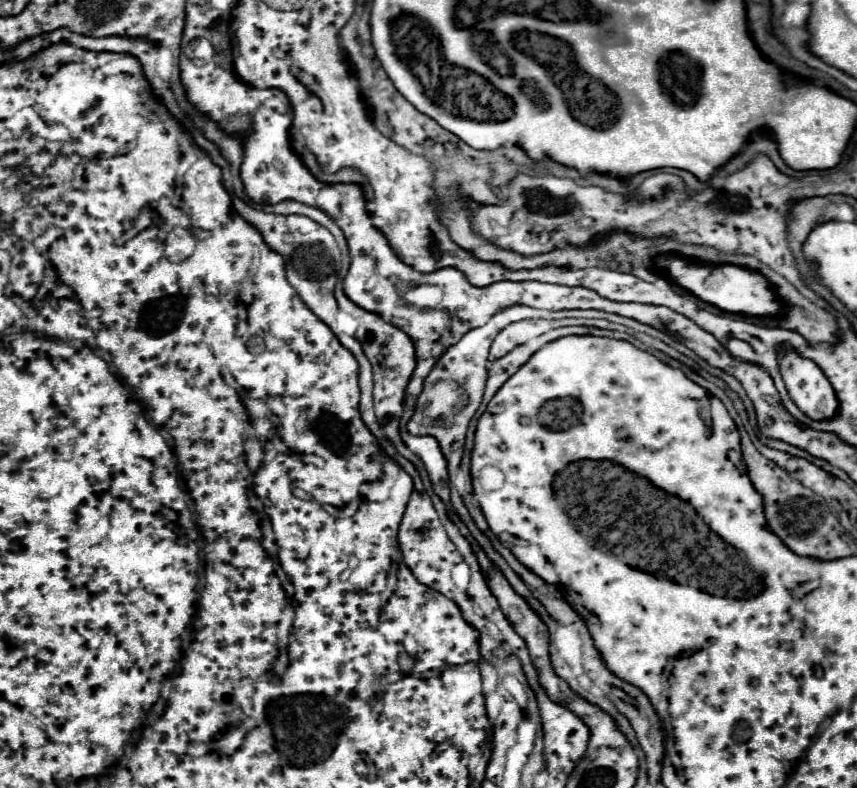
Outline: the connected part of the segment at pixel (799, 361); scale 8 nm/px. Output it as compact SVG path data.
M783 351L779 355L779 371L781 371L781 377L787 385L787 391L789 391L789 397L793 399L793 403L811 419L833 419L835 413L837 413L837 407L839 407L839 401L837 401L837 395L835 395L835 389L831 387L827 375L811 361L811 359L805 359L805 357L799 357L795 351Z

